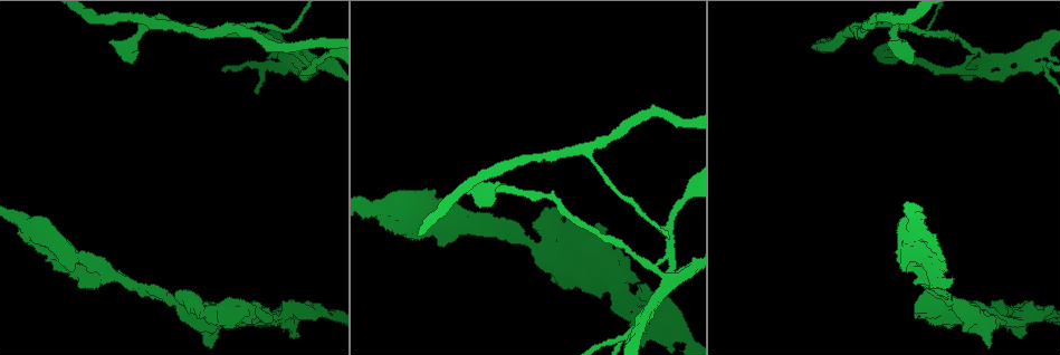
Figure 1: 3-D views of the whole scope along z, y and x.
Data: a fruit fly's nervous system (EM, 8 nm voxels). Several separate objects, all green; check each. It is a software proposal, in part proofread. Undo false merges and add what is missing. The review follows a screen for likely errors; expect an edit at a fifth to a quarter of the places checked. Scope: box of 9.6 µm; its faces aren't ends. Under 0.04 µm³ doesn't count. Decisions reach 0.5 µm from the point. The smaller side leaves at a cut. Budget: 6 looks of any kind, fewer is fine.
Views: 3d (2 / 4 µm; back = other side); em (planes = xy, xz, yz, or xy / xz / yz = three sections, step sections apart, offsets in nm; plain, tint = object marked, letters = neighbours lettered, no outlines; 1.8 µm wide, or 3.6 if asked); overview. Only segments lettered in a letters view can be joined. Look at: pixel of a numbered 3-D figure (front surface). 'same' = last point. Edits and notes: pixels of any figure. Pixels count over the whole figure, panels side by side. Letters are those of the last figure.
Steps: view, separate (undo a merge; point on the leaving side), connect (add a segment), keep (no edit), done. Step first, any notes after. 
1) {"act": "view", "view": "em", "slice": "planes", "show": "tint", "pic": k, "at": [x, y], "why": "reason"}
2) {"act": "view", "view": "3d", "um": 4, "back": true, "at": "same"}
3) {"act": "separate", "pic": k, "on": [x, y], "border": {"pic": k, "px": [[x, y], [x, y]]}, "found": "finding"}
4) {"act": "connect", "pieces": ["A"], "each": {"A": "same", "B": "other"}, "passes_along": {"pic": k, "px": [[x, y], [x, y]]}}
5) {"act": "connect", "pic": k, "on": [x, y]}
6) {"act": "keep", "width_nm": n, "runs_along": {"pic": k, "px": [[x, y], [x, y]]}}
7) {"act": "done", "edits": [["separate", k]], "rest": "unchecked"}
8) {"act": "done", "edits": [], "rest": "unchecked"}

{"act": "view", "view": "em", "slice": "yz", "step": 8, "show": "letters", "pic": 1, "at": [43, 255], "why": "branch stops here"}

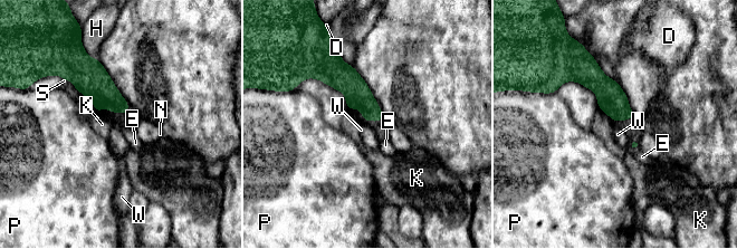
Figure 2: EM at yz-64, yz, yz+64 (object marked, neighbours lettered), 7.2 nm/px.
{"act": "view", "view": "em", "slice": "xz", "step": 8, "show": "letters", "at": "same"}

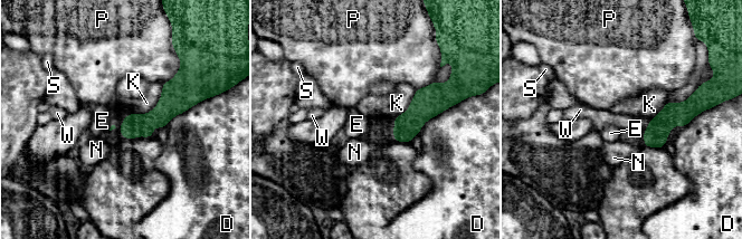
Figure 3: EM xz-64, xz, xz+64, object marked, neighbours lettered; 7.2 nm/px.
{"act": "keep", "longest_contact_nm": ["D", 320], "each": {"D": "other", "E": "other", "K": "other", "N": "other", "P": "other", "S": "other", "W": "other"}, "border": {"pic": 3, "px": [[649, 120], [648, 125]]}, "found": "none of them fits"}

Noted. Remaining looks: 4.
{"act": "view", "view": "em", "slice": "yz", "step": 8, "show": "letters", "pic": 1, "at": [489, 205], "why": "free end"}

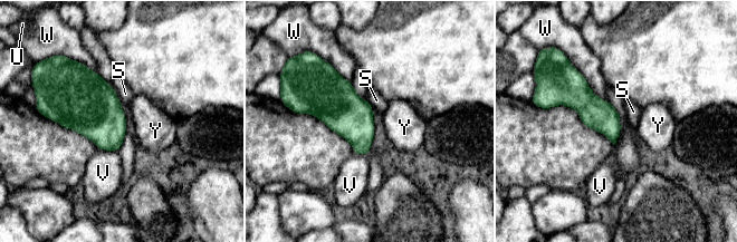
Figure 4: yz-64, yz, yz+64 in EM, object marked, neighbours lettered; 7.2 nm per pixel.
{"act": "keep", "each": {"S": "other", "U": "other", "V": "other", "W": "other", "Y": "other"}, "border": {"pic": 4, "px": [[112, 87], [121, 100]]}, "found": "no lettered segment goes on from it"}

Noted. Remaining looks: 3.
{"act": "view", "view": "em", "slice": "planes", "show": "letters", "pic": 1, "at": [1026, 61], "why": "three arms meet"}

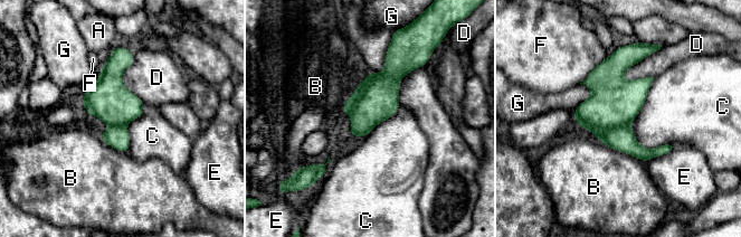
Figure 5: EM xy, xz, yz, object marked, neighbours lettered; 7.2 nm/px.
{"act": "separate", "pic": 5, "on": [615, 102], "width_nm": 300, "each": {"A": "other", "B": "other", "C": "other", "D": "other", "E": "other", "F": "other", "G": "other"}, "border": {"pic": 5, "px": [[629, 123], [604, 129], [595, 133]]}, "found": "two neurons meet here"}

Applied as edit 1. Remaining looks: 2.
{"act": "done", "edits": [["separate", 5]], "rest": "unchecked"}

